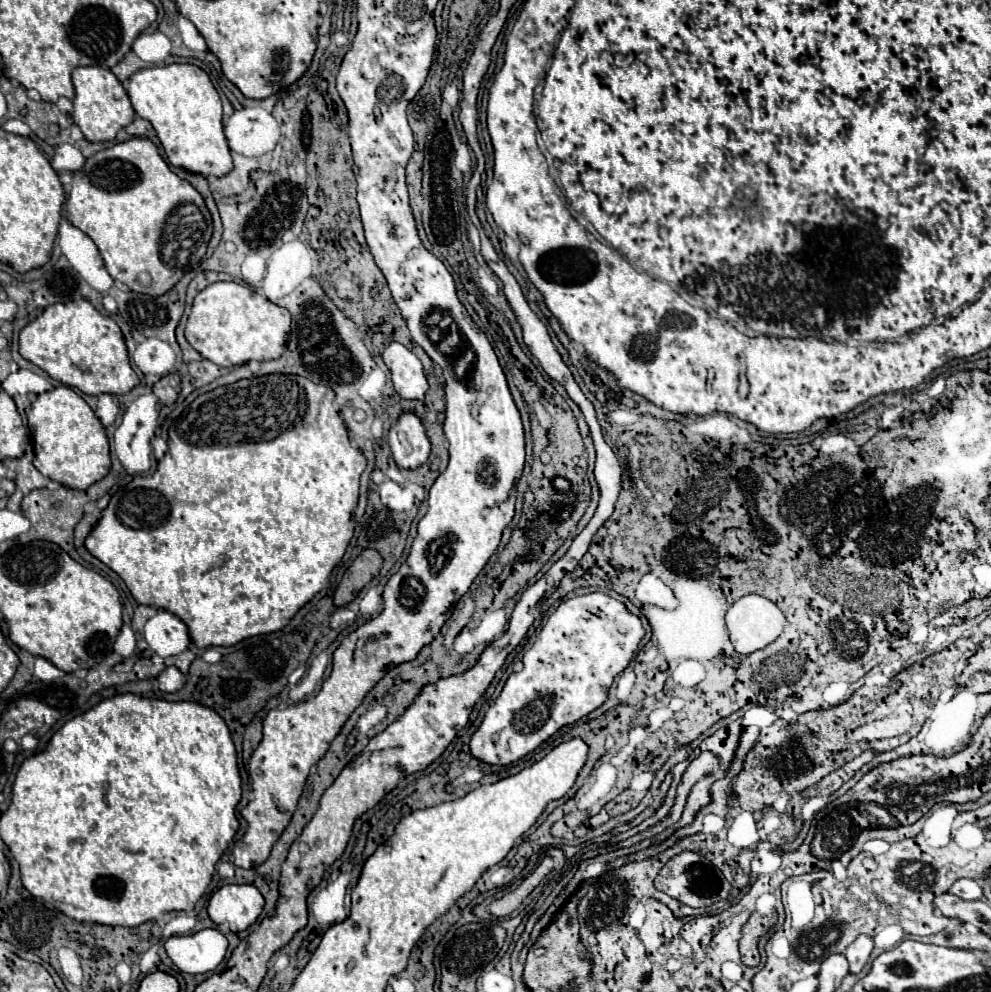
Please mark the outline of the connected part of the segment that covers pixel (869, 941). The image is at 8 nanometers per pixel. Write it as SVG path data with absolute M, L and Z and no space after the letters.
M858 935L854 943L844 951L848 963L850 963L850 973L860 973L864 963L868 961L870 953L874 949L874 939L868 935Z

